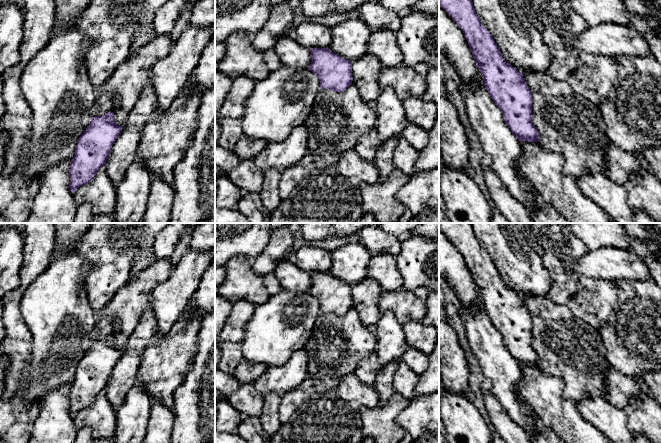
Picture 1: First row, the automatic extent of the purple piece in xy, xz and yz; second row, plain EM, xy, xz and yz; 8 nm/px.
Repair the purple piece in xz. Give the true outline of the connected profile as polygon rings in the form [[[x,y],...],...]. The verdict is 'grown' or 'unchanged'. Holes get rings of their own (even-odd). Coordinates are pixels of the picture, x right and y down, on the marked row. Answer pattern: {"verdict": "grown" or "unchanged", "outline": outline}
{"verdict": "unchanged", "outline": [[[327,48],[310,49],[312,61],[309,70],[317,75],[321,89],[329,89],[335,92],[344,92],[352,84],[352,61],[345,60]]]}

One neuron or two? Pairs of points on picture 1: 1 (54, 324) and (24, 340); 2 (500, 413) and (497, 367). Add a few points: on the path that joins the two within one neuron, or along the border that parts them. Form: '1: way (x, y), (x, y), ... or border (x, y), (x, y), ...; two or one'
1: border (21, 315), (31, 335), (30, 359); two
2: border (491, 392), (513, 421); two

